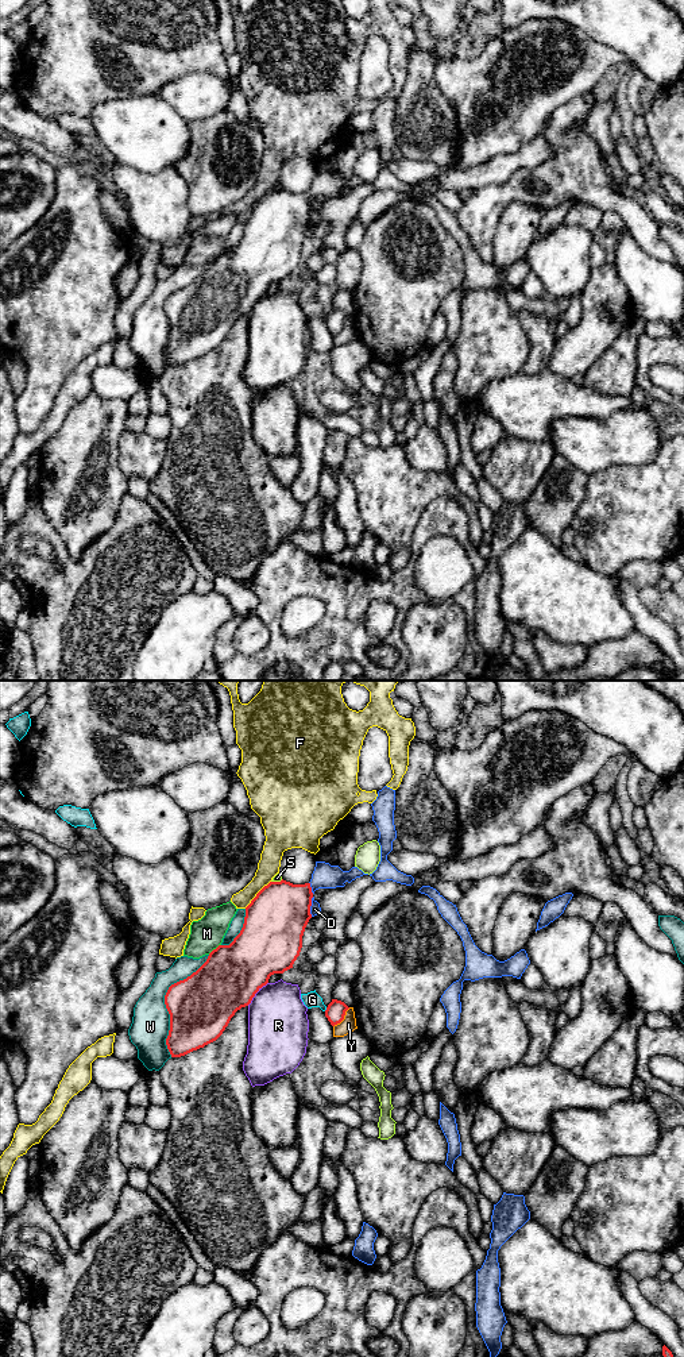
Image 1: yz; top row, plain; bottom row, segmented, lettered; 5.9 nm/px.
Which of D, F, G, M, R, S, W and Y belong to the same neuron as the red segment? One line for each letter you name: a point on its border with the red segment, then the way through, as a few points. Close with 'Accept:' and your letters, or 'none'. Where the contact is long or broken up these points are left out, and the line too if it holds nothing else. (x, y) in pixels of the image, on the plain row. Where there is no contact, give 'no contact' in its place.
Accept: none

